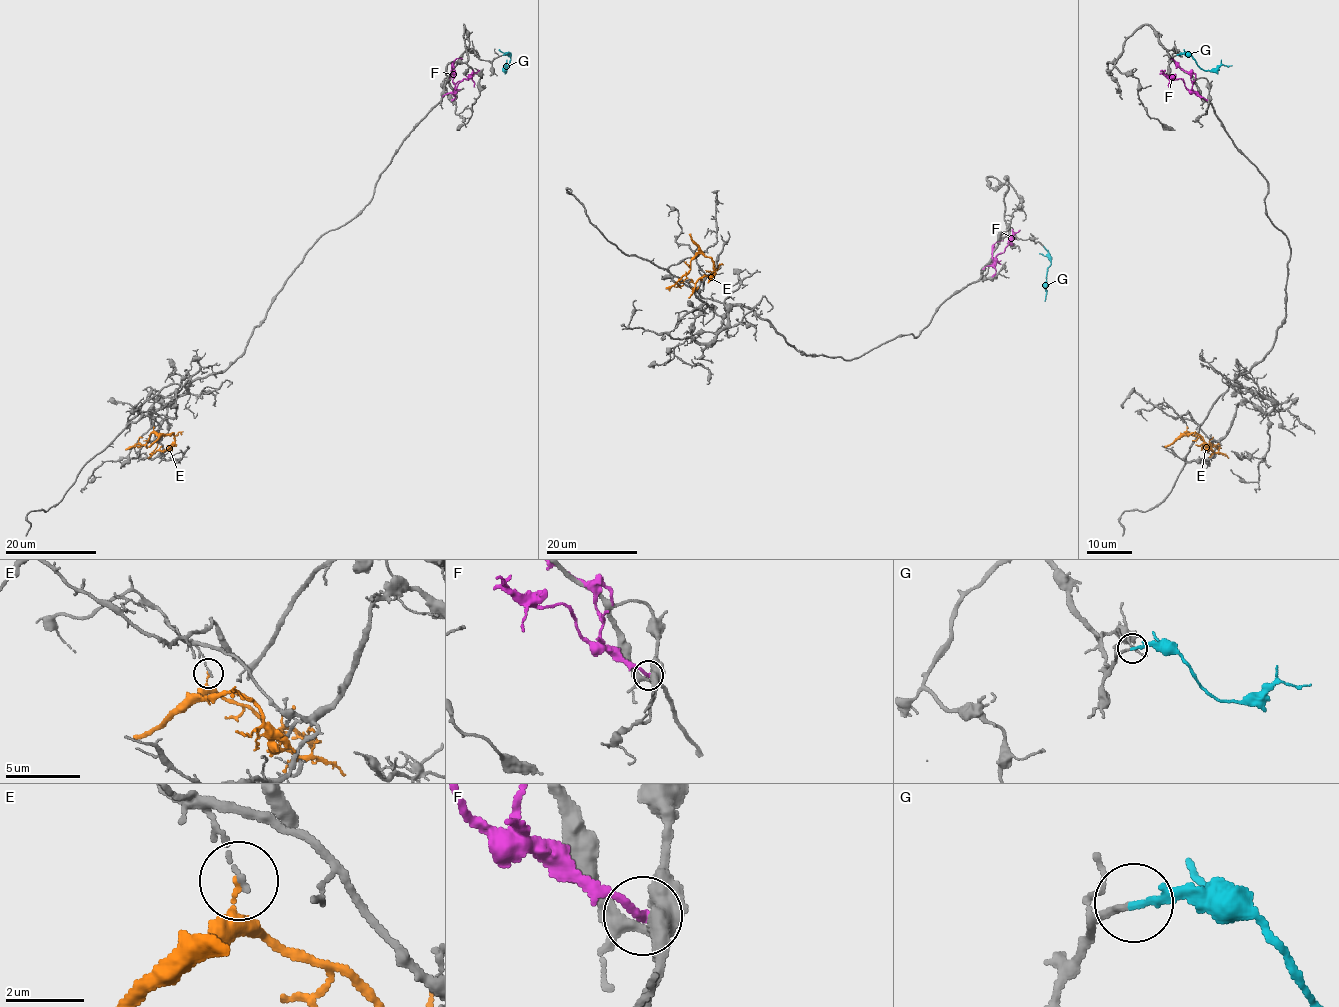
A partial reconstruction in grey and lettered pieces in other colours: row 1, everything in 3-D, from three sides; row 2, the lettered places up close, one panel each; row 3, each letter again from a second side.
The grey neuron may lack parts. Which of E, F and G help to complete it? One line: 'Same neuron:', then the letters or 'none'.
Same neuron: G

